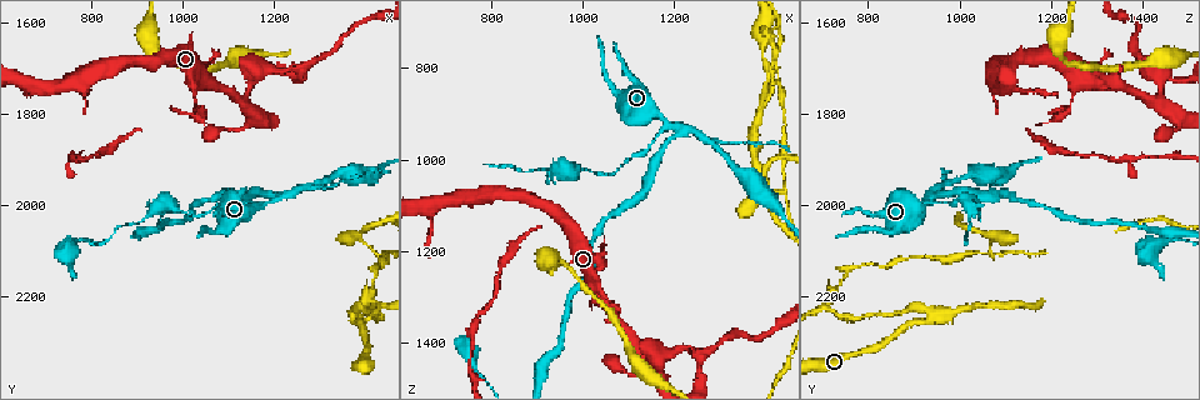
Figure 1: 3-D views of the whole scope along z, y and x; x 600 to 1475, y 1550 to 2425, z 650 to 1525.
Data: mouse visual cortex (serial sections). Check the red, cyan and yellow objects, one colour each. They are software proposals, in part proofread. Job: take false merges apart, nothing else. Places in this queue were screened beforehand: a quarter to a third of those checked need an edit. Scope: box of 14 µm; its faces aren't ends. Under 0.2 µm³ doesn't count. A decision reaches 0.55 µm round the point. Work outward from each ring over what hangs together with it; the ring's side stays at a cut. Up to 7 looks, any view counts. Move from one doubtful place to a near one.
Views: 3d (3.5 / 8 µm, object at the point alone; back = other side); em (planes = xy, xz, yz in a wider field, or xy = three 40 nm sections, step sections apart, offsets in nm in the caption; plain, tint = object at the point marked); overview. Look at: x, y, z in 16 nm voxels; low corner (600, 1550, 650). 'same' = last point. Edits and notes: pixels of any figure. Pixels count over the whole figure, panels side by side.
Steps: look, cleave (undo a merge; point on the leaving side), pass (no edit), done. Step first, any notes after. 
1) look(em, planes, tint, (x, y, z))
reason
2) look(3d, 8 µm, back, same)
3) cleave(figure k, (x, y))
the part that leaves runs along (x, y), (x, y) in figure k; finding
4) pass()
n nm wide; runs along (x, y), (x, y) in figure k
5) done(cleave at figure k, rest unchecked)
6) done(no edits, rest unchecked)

look(3d, 3.5 µm, (1380, 2245, 935))
arms run side by side

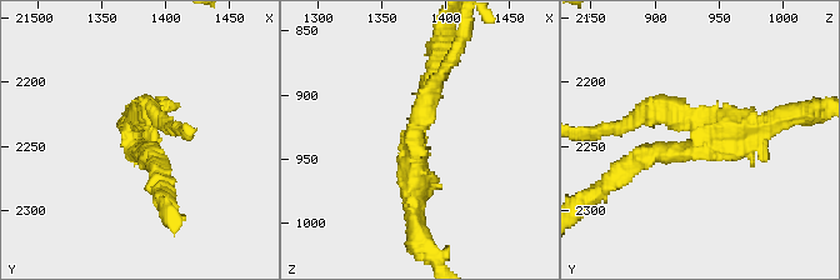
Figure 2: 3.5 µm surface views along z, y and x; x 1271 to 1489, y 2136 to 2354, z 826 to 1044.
look(em, xy, step 1, tint, (1376, 2244, 938))
need the tissue

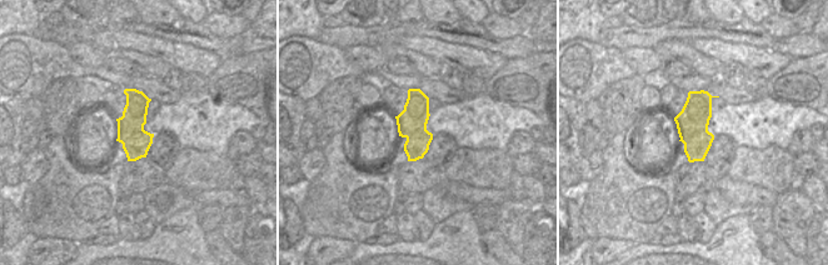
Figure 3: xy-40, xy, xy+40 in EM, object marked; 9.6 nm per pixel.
cleave(figure 2, (661, 106))
280 nm wide; the part that leaves runs along (708, 135), (673, 111), (611, 128) in figure 2; two cells meet here

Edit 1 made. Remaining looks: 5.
look(3d, 8 µm, back, (1200, 1980, 925))
sharp bend

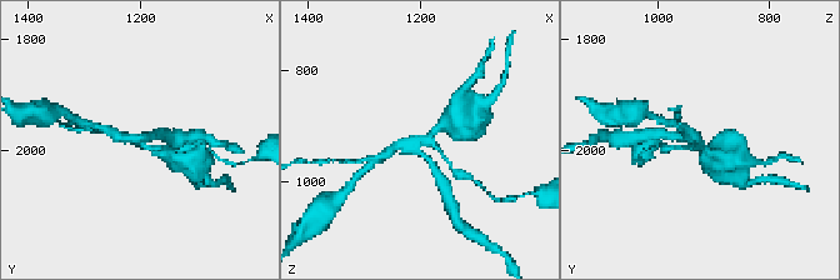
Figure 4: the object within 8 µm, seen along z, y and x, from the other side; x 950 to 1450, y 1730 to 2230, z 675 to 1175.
look(em, xy, step 3, tint, (1200, 1985, 925))
4 arms; arms of 150, 200, 250, 250 nm; shape alone is not enough

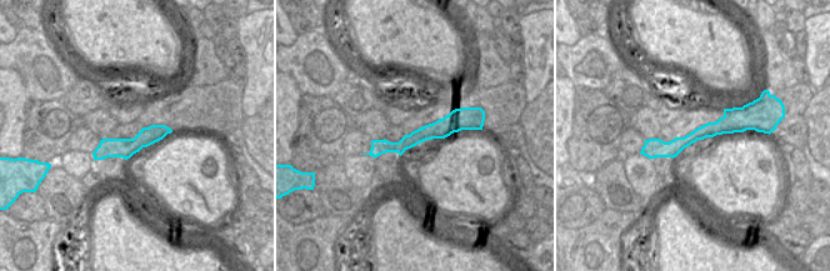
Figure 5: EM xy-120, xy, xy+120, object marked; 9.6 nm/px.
cleave(figure 4, (666, 135))
the part that leaves runs along (684, 138), (664, 133), (641, 138) in figure 4; two cells meet here

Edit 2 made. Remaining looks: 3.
look(3d, 3.5 µm, (1135, 1770, 1430))
three arms meet

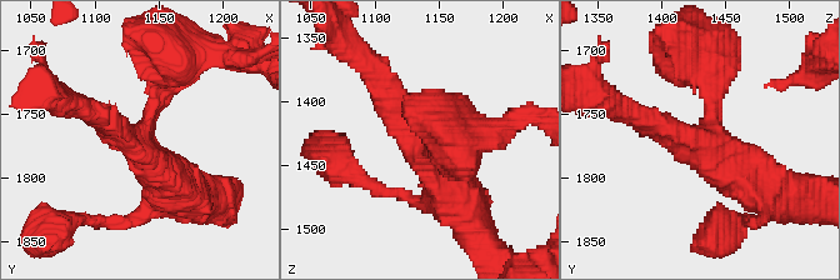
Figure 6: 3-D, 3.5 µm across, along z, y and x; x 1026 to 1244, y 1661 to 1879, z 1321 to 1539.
look(em, planes, tint, (1134, 1772, 1432))
3 arms; arms of 250, 300, 500 nm

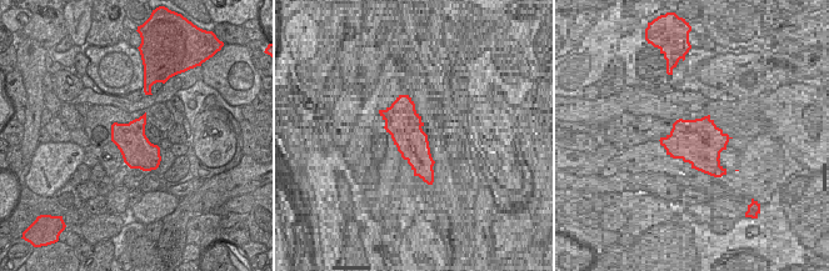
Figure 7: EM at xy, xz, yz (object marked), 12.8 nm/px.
pass()
continuous, no second cell

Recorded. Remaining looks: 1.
done(cleave at figure 2, cleave at figure 4, rest unchecked)

